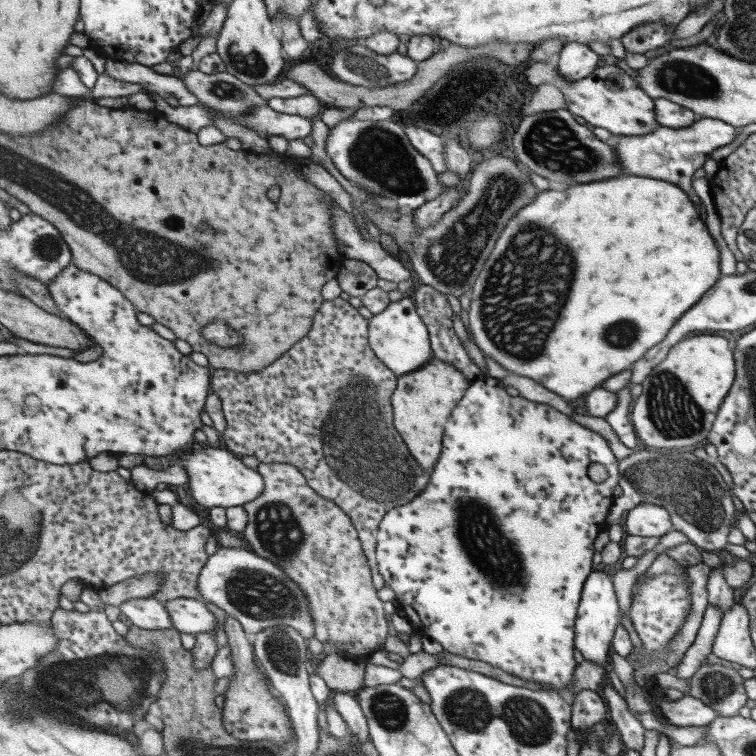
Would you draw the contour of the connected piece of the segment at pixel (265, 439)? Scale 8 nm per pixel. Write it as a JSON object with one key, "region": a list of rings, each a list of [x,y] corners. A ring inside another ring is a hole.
{"region":[[[327,300],[319,310],[312,330],[291,351],[287,351],[276,364],[259,372],[216,369],[212,376],[215,393],[219,394],[224,407],[228,427],[222,433],[227,449],[239,456],[255,456],[260,463],[287,463],[299,468],[307,482],[323,497],[335,501],[351,515],[358,528],[363,549],[373,571],[374,585],[381,590],[388,586],[379,572],[378,533],[384,516],[393,508],[411,502],[411,498],[422,494],[429,484],[429,474],[411,454],[406,441],[394,422],[393,395],[398,387],[398,376],[375,353],[370,346],[370,319],[359,314],[347,300]],[[325,414],[333,414],[333,424],[325,426],[325,450],[333,456],[327,464],[323,456],[323,422]]]}

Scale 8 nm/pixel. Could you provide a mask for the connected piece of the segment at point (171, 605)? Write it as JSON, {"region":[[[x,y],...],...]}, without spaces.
{"region":[[[183,597],[165,602],[165,607],[179,630],[194,636],[201,632],[215,632],[219,628],[219,618],[209,610],[206,601],[193,597]]]}

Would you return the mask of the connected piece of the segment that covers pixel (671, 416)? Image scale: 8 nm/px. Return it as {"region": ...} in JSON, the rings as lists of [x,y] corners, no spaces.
{"region":[[[721,336],[682,339],[640,382],[642,391],[633,398],[635,402],[628,418],[645,446],[668,451],[692,449],[706,438],[715,412],[734,379],[735,364],[727,342]]]}

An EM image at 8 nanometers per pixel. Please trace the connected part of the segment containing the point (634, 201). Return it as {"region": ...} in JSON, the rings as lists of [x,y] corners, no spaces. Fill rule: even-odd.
{"region":[[[621,176],[619,180],[601,180],[595,184],[577,184],[569,190],[549,190],[535,200],[535,204],[529,204],[523,208],[523,212],[511,219],[499,237],[495,252],[489,256],[491,262],[485,264],[485,270],[479,274],[479,280],[475,282],[473,294],[469,296],[473,300],[471,312],[469,312],[469,329],[472,338],[479,350],[490,356],[495,362],[511,373],[539,381],[551,392],[563,396],[569,403],[577,398],[585,397],[591,390],[599,387],[603,380],[618,372],[626,370],[645,354],[649,348],[655,347],[665,338],[669,326],[687,311],[693,302],[697,302],[720,276],[719,273],[719,249],[711,240],[705,222],[701,220],[696,211],[695,204],[687,198],[687,192],[683,192],[679,186],[661,180],[651,178],[639,178],[639,176]],[[519,314],[535,314],[529,318],[513,318]],[[549,342],[557,342],[561,348],[547,348]]]}

